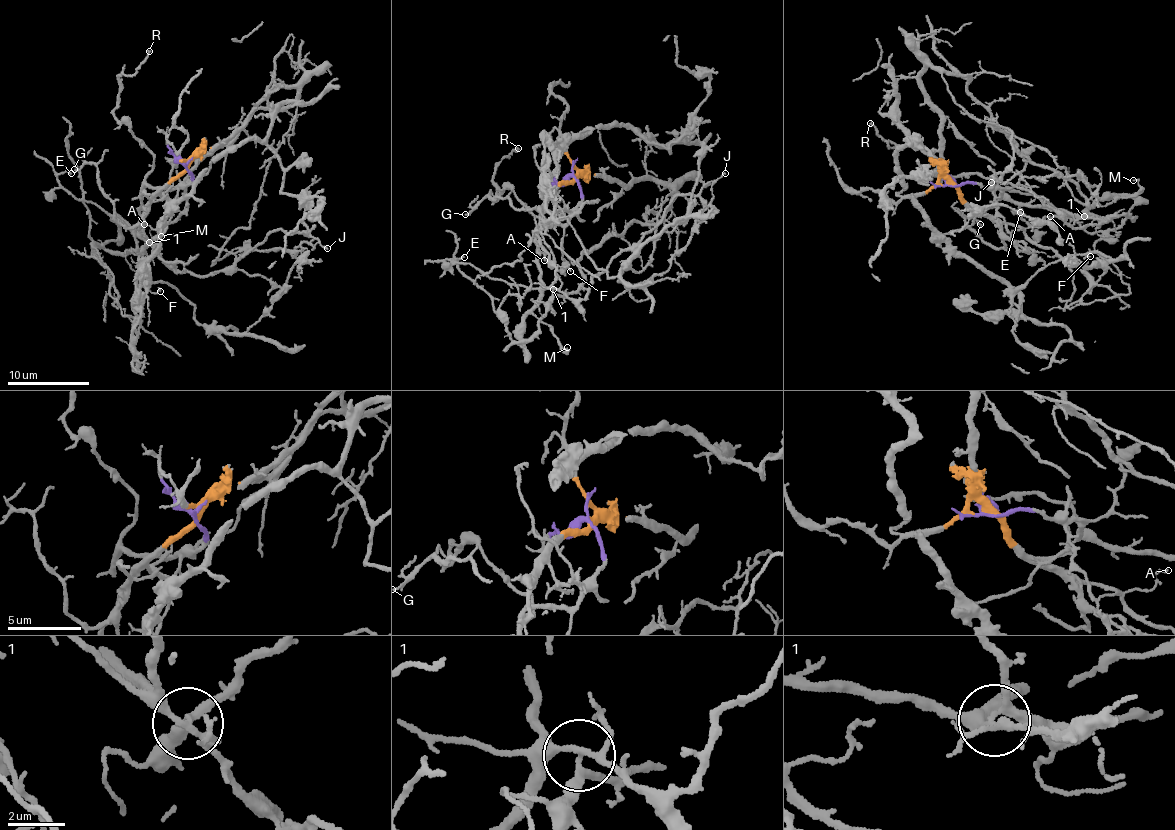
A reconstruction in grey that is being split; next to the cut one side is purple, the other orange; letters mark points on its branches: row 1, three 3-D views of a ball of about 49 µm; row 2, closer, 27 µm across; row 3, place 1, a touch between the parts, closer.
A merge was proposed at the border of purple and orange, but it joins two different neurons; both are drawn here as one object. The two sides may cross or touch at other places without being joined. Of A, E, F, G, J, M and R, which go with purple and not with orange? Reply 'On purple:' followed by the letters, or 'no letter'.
On purple: E, J, M, R

